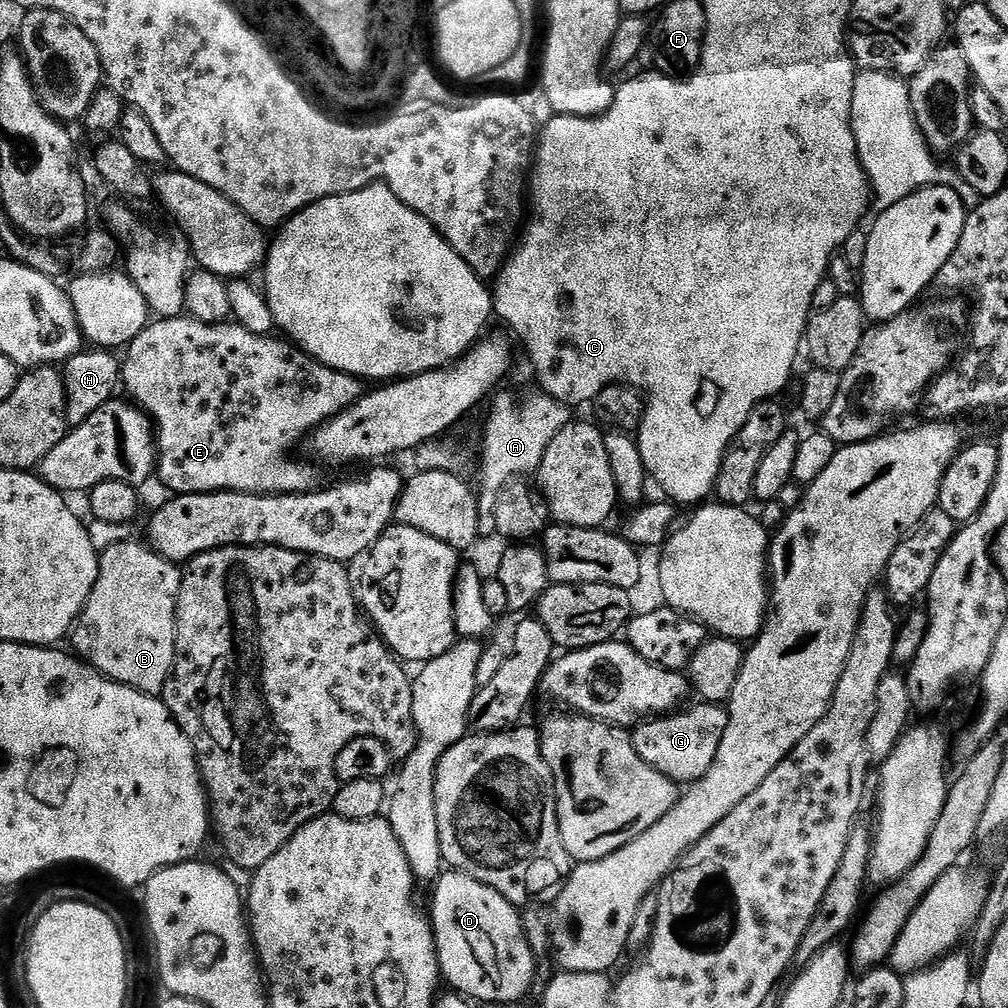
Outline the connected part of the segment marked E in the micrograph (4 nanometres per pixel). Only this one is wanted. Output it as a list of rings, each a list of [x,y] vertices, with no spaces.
[[[181,314],[153,319],[128,345],[122,356],[122,388],[154,425],[154,476],[169,488],[169,493],[279,494],[310,492],[317,487],[315,470],[288,456],[288,451],[331,416],[355,404],[365,395],[366,384],[326,367],[287,339],[276,339],[275,335],[250,334],[235,322],[207,324]]]

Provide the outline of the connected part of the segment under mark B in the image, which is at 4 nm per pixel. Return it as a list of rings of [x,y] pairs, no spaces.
[[[124,540],[100,552],[98,582],[70,633],[75,655],[116,684],[159,697],[176,665],[176,599],[182,572],[147,543]]]

